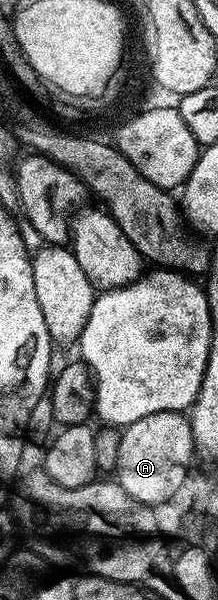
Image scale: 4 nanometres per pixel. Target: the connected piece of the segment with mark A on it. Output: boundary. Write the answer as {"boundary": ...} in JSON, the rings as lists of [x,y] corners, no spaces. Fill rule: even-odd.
{"boundary":[[[179,411],[151,413],[151,417],[139,417],[139,421],[135,421],[130,427],[121,431],[115,479],[135,501],[156,505],[174,496],[179,485],[183,483],[183,479],[190,473],[189,462],[192,459],[195,459],[195,448],[189,415]]]}

